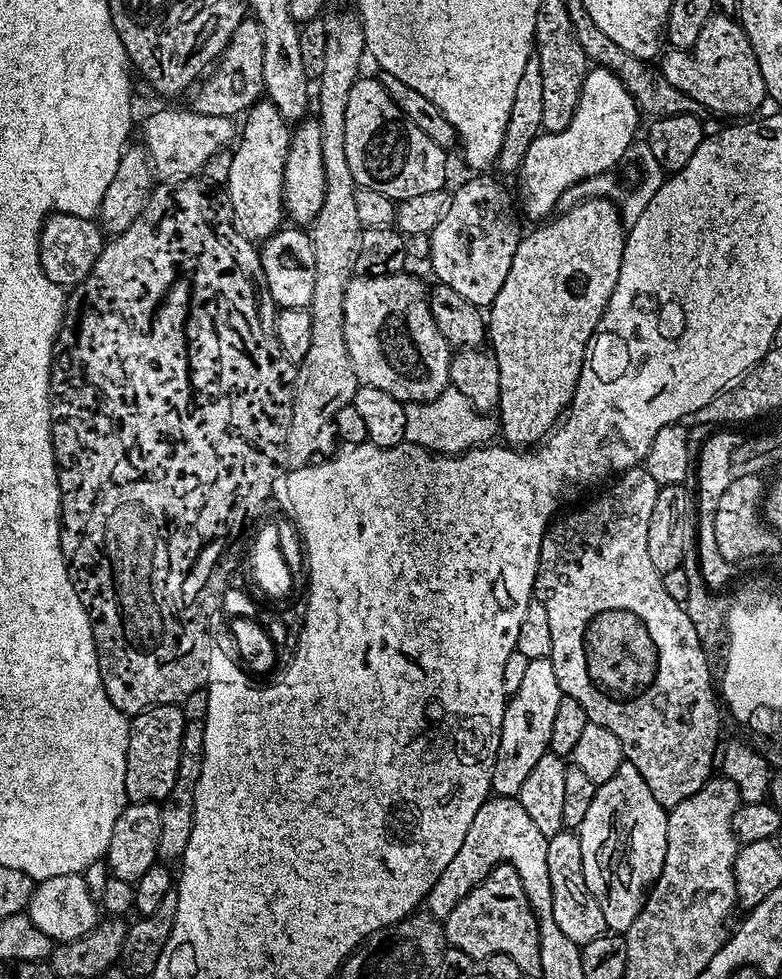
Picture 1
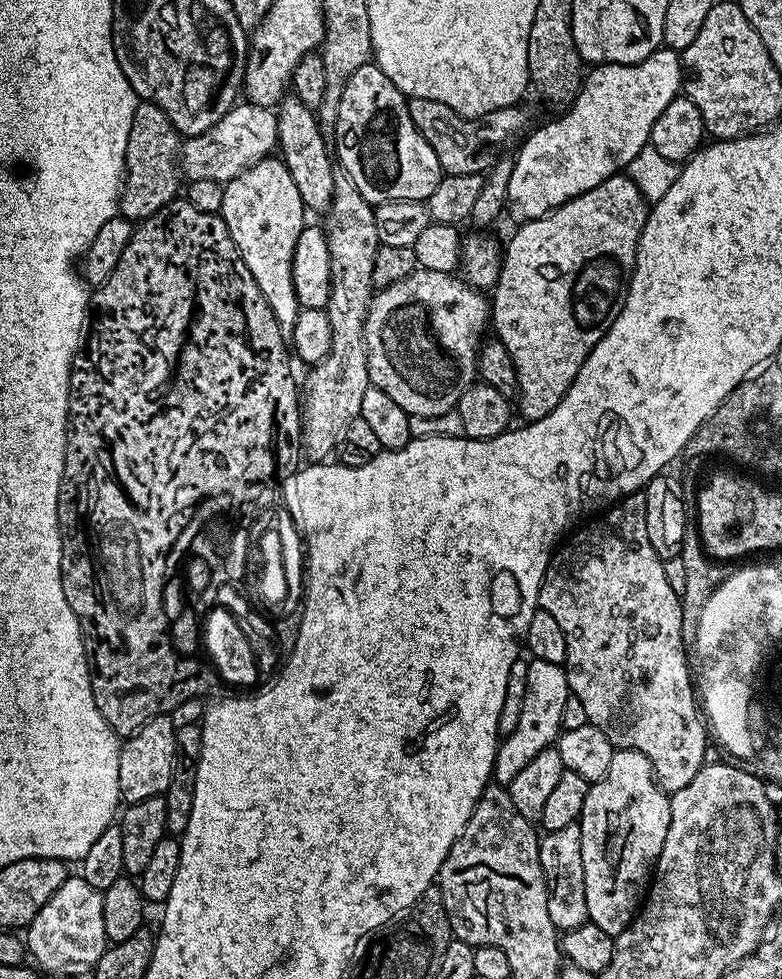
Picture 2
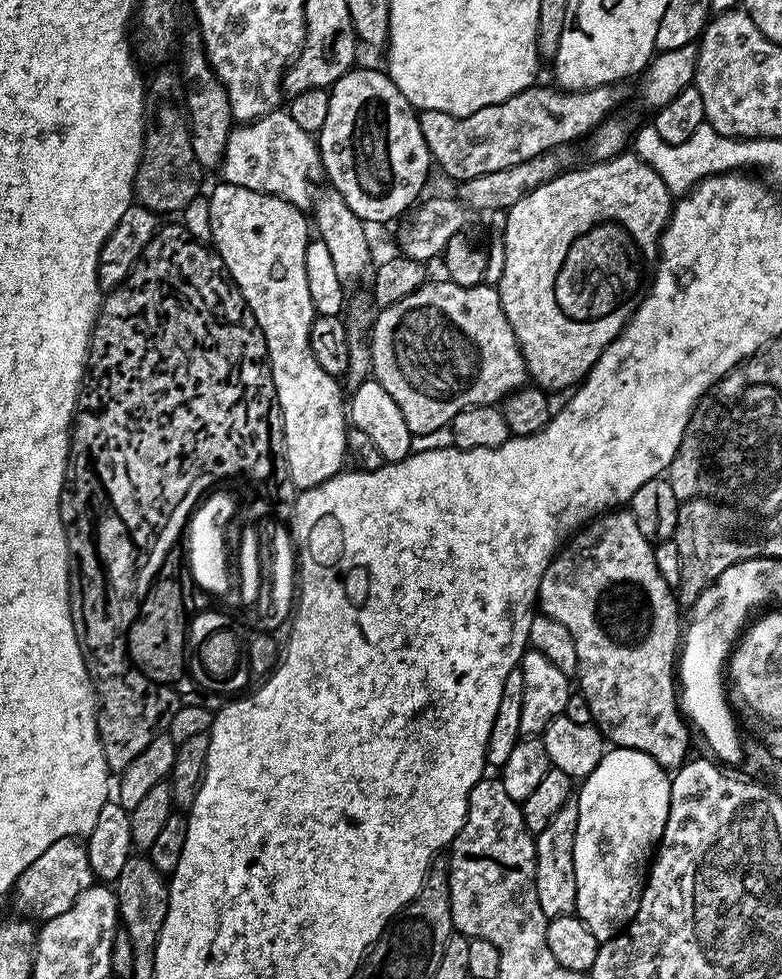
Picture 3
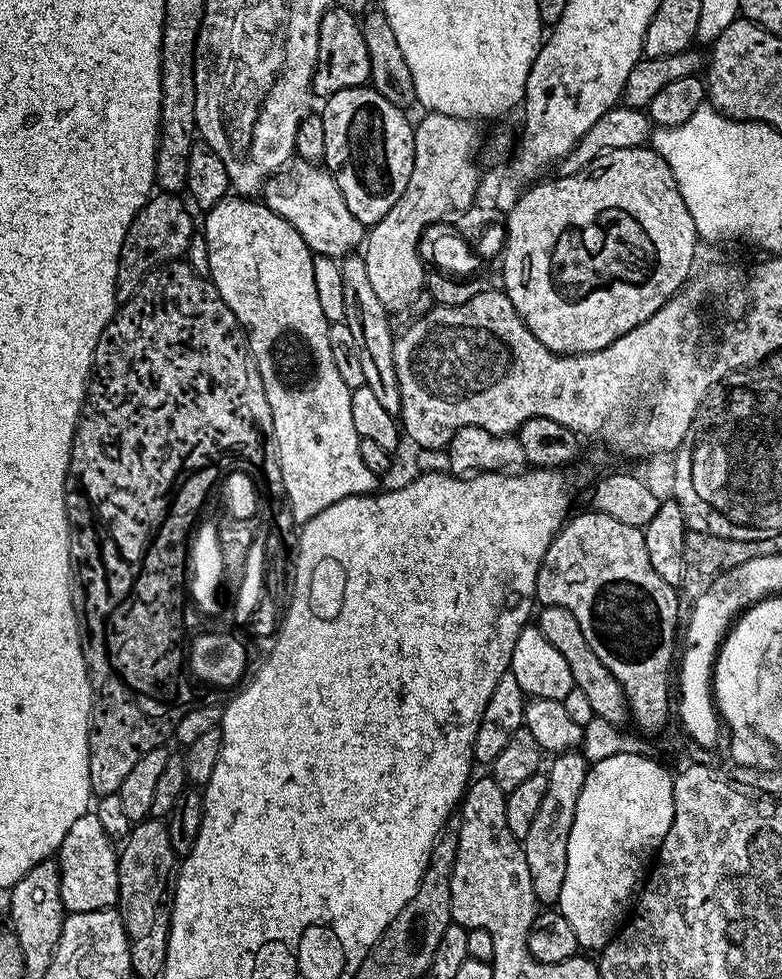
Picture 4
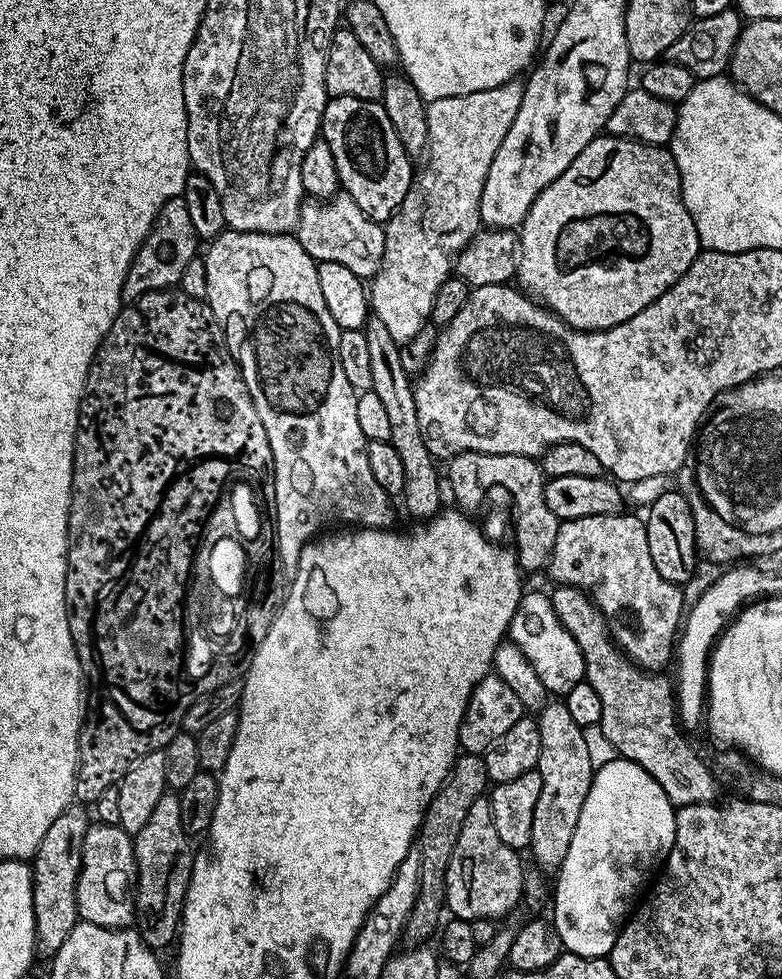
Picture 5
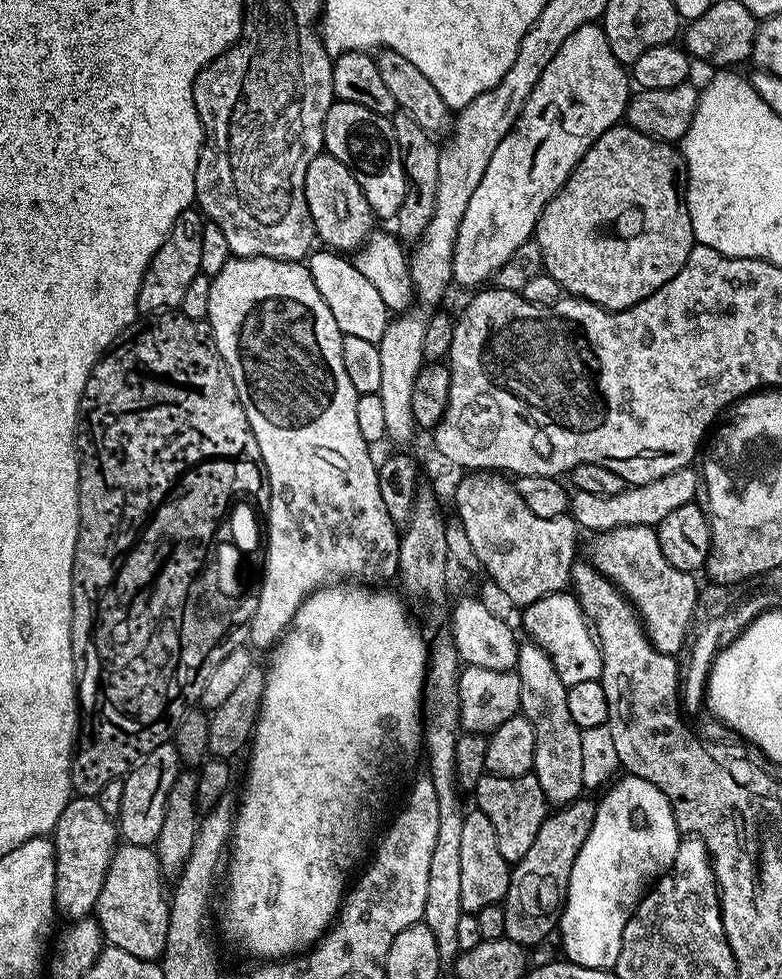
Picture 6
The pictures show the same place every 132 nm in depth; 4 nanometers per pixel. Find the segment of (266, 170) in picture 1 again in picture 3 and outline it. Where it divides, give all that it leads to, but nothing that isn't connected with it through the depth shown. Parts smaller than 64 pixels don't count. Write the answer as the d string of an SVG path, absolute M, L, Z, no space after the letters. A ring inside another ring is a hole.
M218 183L208 196L210 206L211 243L221 256L229 279L235 284L246 306L257 319L269 350L269 366L273 372L278 406L284 427L282 457L288 464L288 476L297 490L313 488L336 476L345 467L348 451L346 434L350 427L346 419L346 396L340 393L341 381L326 374L310 350L310 326L318 313L310 302L310 285L306 283L306 250L310 239L310 220L301 209L270 193L260 193L243 186Z

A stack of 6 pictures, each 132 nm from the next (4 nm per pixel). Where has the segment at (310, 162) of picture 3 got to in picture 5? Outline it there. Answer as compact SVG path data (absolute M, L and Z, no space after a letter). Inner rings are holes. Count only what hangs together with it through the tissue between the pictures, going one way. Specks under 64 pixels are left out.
M343 190L330 200L305 199L300 205L299 222L294 235L302 248L317 263L336 262L363 280L375 276L385 252L383 225L363 214L348 192Z

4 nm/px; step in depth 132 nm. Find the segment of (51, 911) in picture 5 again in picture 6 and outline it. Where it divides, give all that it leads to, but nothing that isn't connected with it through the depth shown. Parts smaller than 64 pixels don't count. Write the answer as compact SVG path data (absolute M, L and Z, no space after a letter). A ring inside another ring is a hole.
M76 796L62 810L50 839L56 855L57 913L68 922L91 917L98 894L102 894L102 882L106 882L106 870L110 870L110 858L118 847L117 821L102 810L99 799Z

